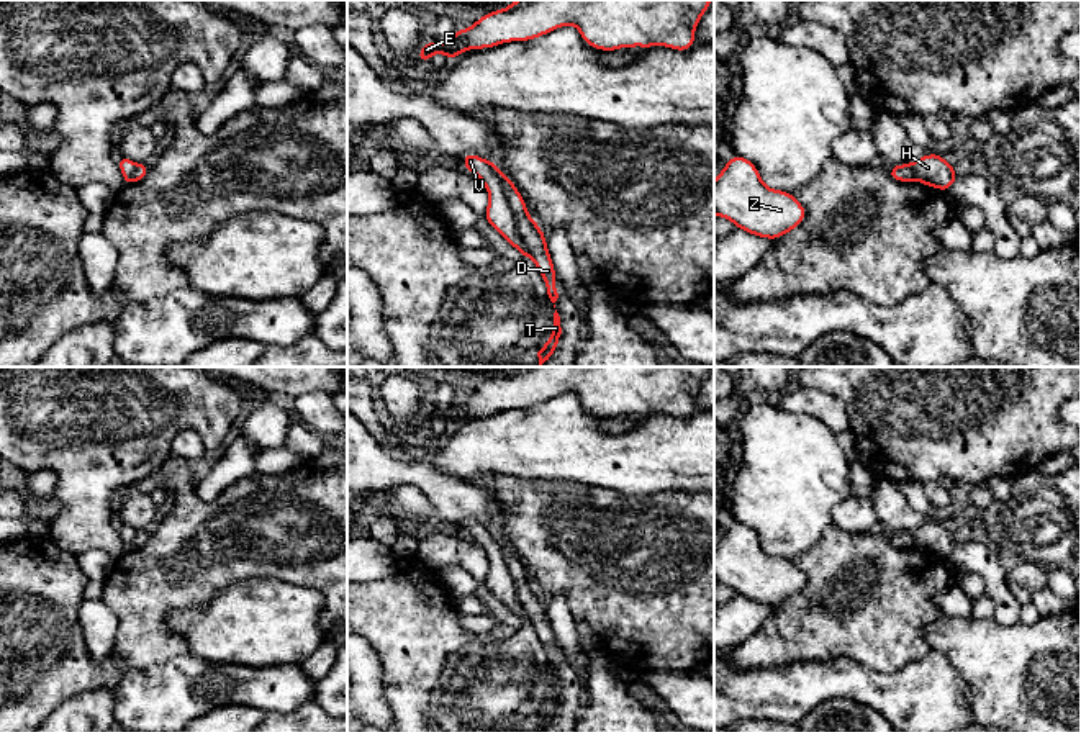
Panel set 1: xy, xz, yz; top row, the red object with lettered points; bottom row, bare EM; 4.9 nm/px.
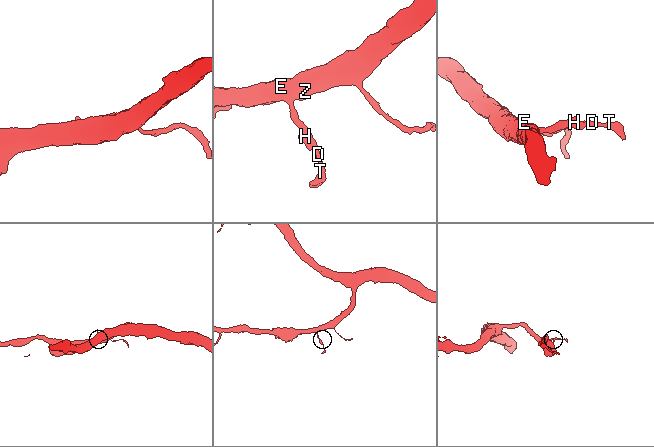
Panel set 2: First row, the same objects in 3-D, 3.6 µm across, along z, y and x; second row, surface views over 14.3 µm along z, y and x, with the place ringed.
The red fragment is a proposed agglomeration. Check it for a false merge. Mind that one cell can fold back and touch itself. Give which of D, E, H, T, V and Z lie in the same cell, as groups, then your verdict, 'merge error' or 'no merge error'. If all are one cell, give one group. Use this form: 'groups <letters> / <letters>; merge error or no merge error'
groups D E T Z / H V; merge error

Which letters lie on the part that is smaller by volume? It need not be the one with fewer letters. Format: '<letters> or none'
H, V

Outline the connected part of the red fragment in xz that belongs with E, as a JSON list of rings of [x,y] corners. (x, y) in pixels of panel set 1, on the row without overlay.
[[[518,367],[504,377],[495,377],[478,385],[467,396],[457,396],[450,406],[437,411],[426,409],[416,427],[429,429],[434,419],[442,419],[449,427],[468,416],[495,414],[501,409],[529,408],[565,391],[578,395],[585,409],[601,418],[619,414],[665,413],[688,418],[694,408],[694,395],[712,367]]]

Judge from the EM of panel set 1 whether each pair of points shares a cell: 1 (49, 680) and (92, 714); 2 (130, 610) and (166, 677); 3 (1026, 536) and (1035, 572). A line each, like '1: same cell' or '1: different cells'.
1: different cells
2: different cells
3: different cells

